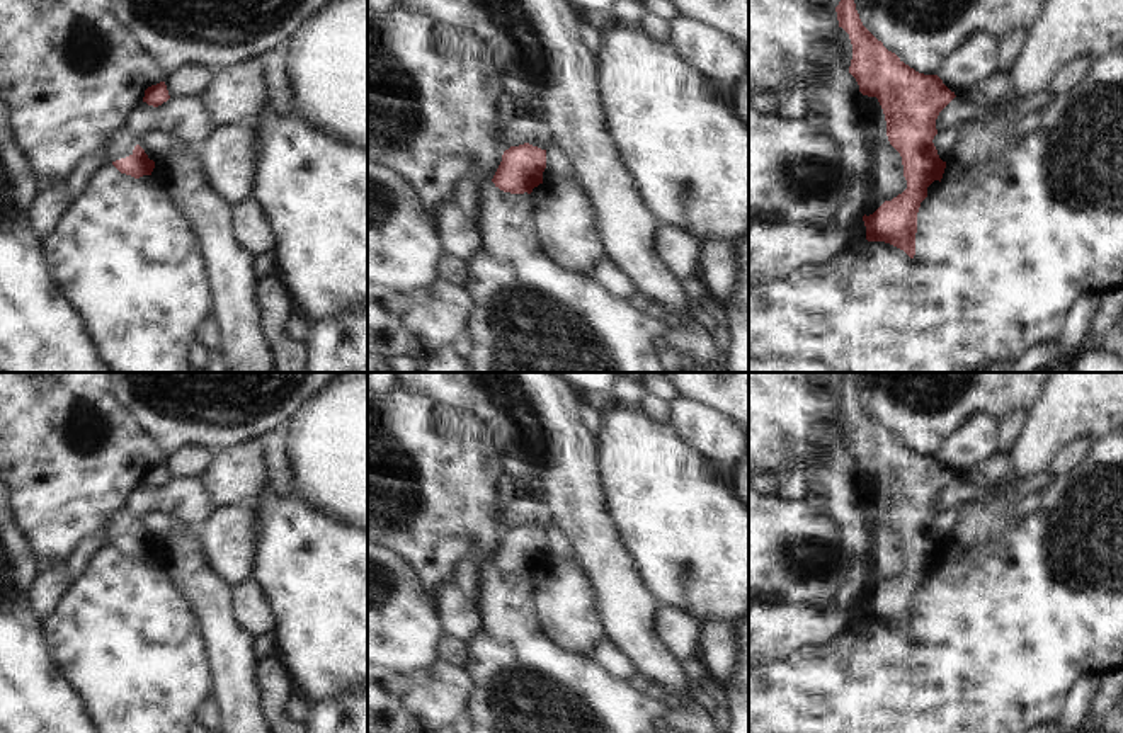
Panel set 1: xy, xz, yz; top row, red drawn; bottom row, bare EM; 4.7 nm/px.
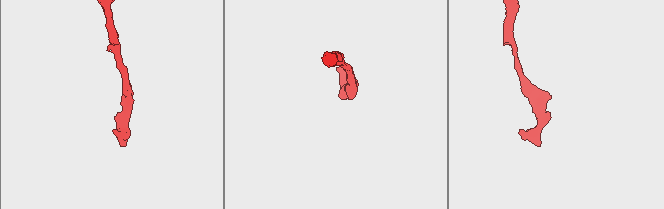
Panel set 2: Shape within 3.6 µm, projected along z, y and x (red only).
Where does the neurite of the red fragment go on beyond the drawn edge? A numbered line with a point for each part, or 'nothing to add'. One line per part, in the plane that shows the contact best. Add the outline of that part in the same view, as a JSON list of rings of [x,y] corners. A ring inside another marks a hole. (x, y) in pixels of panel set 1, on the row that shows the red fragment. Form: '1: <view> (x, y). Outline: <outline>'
1: xy (121, 145). Outline: [[[123,126],[111,136],[107,143],[109,162],[116,162],[133,155],[134,146],[136,146],[134,139],[128,133],[128,129]]]

